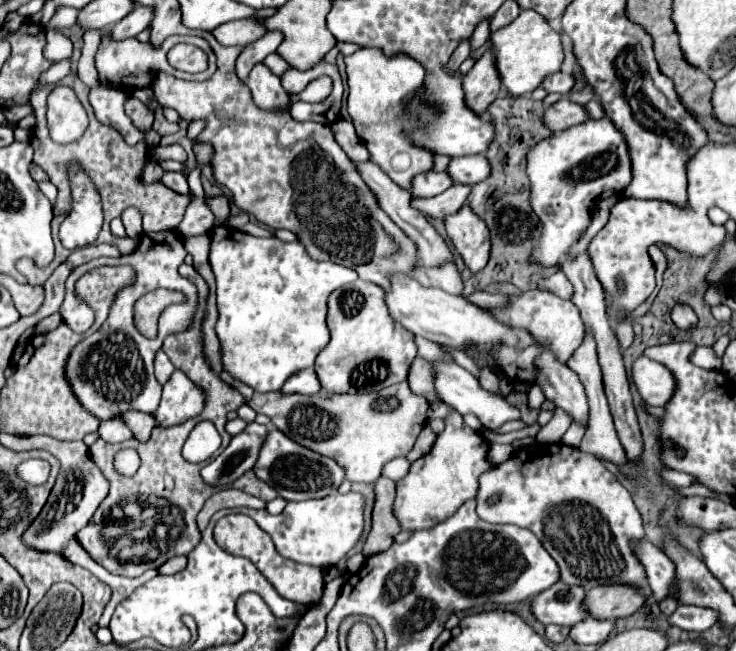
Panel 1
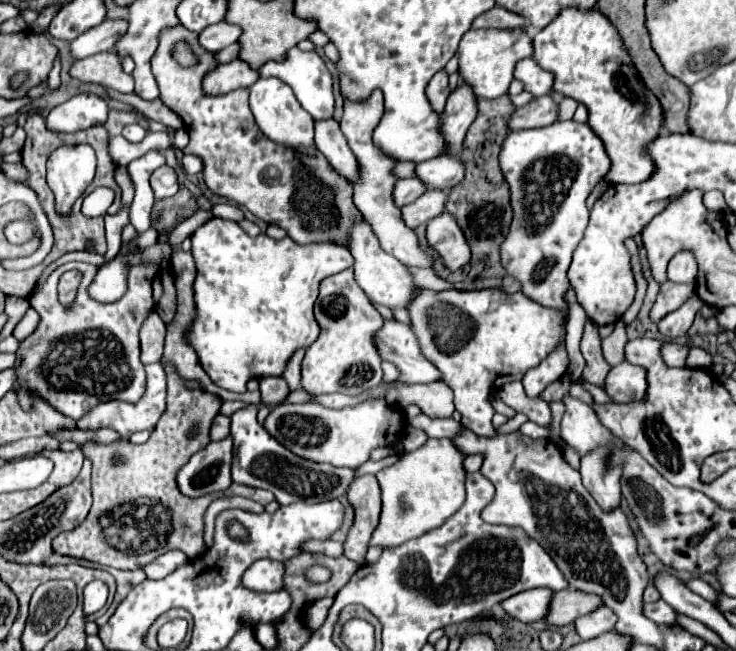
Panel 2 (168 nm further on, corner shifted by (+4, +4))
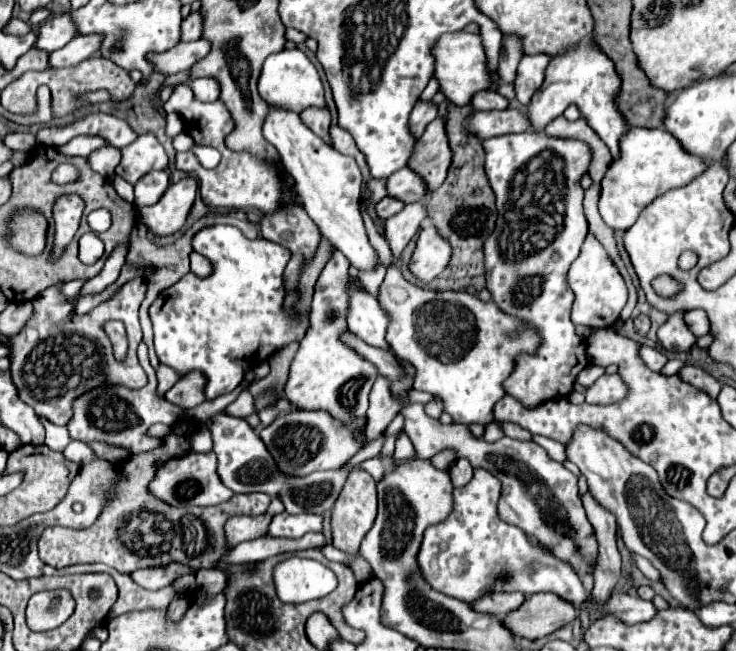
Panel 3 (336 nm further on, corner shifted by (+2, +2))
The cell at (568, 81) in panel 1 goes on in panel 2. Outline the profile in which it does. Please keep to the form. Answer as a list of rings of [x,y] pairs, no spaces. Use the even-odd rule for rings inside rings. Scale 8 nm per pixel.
[[[526,57],[524,61],[518,61],[518,63],[516,63],[514,79],[522,81],[522,83],[524,83],[524,91],[532,93],[534,97],[540,97],[540,95],[550,93],[552,83],[554,83],[552,73],[544,71],[544,69],[542,69],[540,65],[536,65],[536,61],[530,59],[530,57]]]

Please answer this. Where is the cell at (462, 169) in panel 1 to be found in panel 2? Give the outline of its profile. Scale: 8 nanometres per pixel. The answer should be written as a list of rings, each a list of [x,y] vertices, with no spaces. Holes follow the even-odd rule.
[[[434,157],[432,161],[422,161],[414,169],[414,177],[424,181],[426,187],[430,189],[440,189],[448,191],[452,185],[460,183],[464,177],[464,165],[458,157]]]

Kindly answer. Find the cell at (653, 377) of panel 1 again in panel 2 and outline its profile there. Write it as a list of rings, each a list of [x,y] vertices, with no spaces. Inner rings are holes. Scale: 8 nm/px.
[[[624,361],[610,369],[604,381],[604,391],[614,403],[642,401],[646,395],[646,371]]]

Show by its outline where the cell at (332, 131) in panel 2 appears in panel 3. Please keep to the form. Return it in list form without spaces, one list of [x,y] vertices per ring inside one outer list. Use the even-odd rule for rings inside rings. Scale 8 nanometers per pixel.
[[[310,107],[310,111],[302,111],[302,121],[318,135],[322,137],[328,145],[332,145],[332,139],[330,139],[330,123],[332,123],[332,117],[330,117],[330,111],[328,109],[316,109],[316,107]]]

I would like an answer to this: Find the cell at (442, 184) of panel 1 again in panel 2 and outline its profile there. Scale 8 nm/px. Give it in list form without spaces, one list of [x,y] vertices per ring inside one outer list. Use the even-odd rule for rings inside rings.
[[[410,177],[410,179],[402,179],[396,183],[396,189],[394,189],[394,201],[398,207],[404,207],[412,201],[416,201],[422,193],[426,191],[426,185],[422,181],[418,181],[416,177]]]

